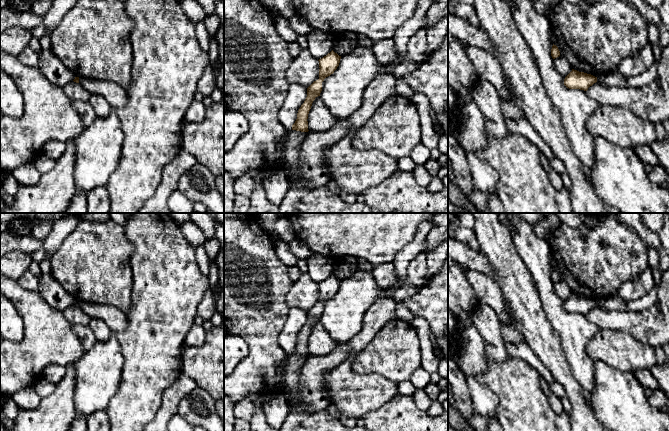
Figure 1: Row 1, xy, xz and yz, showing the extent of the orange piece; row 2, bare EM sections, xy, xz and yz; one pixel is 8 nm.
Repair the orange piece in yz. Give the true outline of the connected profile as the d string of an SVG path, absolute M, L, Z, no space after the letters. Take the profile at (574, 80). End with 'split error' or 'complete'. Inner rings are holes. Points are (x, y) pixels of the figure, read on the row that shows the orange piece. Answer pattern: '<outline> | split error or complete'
M572 69L572 71L565 77L564 85L569 89L580 89L587 91L590 86L597 82L597 77L579 72Z | complete

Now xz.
M333 50L323 58L319 59L319 79L314 81L307 88L307 97L304 103L298 110L297 119L292 125L292 130L308 132L308 114L311 109L312 103L316 97L320 96L322 91L322 82L324 79L337 69L340 63L341 56L335 53Z | complete

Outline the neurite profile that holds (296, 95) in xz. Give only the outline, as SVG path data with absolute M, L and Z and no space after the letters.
M291 83L288 87L286 98L280 107L278 118L279 121L292 129L292 125L297 119L297 113L307 97L307 87Z

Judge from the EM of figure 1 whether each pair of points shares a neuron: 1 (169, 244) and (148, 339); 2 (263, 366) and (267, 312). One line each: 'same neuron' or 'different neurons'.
1: same neuron
2: same neuron

